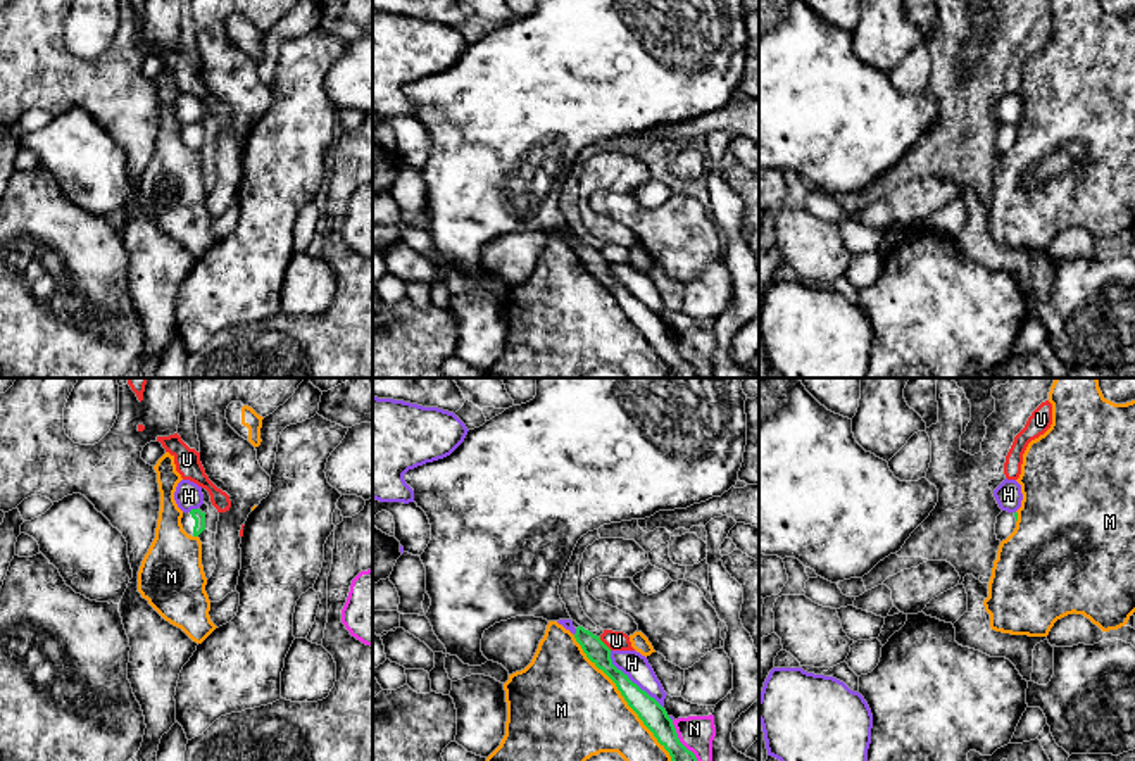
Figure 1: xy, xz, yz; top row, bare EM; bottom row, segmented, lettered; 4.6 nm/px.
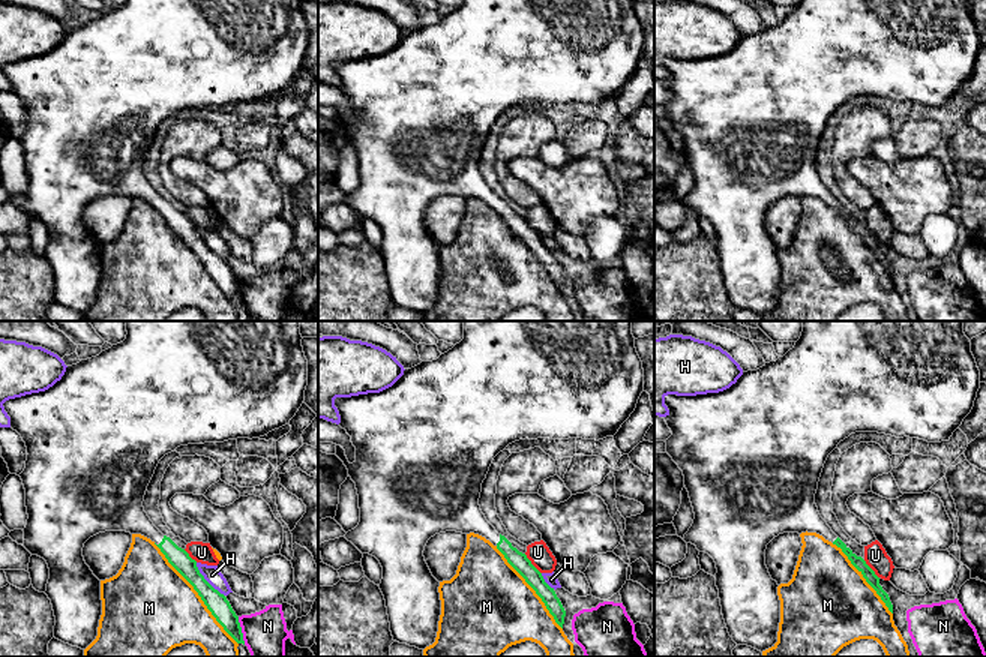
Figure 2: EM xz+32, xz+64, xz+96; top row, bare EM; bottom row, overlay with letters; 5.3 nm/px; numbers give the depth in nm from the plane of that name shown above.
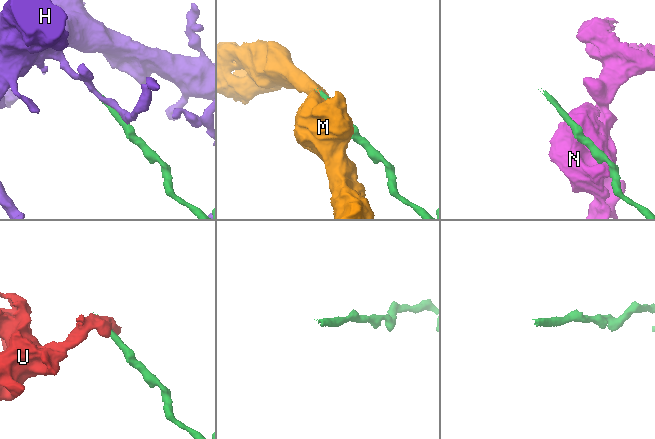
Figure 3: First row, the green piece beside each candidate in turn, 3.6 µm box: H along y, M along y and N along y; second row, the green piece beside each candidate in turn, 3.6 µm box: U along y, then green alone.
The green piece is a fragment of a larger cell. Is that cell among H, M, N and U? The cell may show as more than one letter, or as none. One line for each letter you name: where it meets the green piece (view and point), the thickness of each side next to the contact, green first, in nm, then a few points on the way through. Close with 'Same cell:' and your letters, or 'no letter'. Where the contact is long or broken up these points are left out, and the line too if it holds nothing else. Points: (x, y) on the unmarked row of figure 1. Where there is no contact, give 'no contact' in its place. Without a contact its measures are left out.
Same cell: no letter

